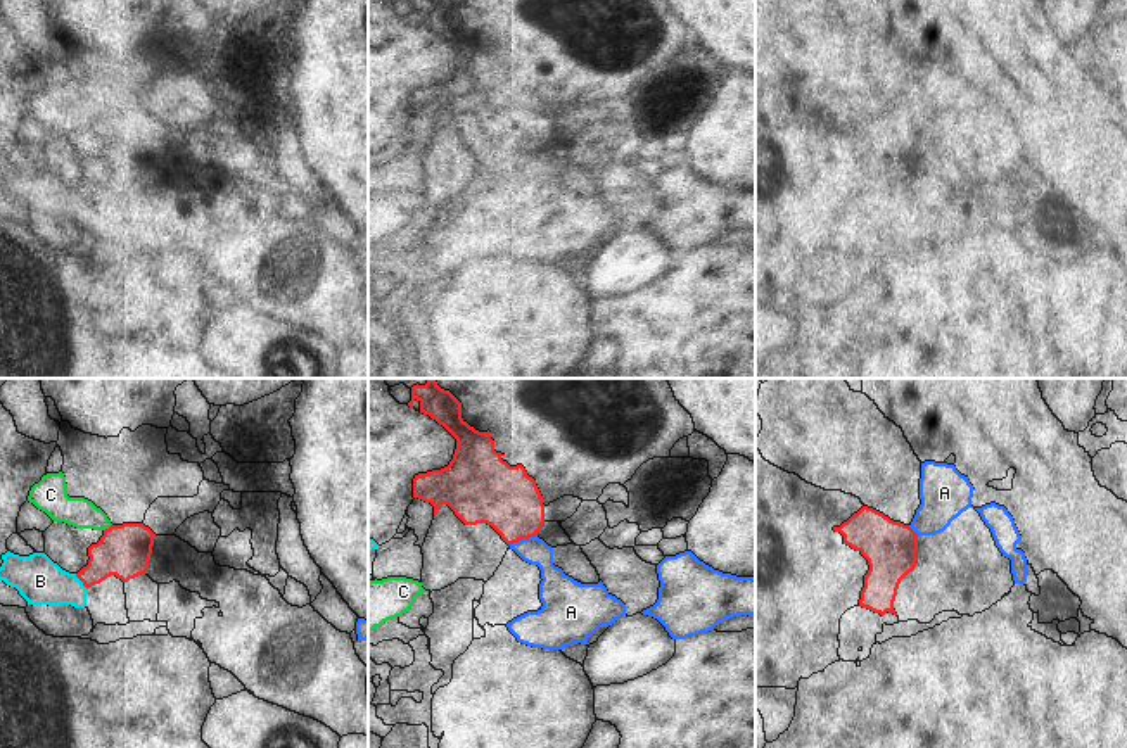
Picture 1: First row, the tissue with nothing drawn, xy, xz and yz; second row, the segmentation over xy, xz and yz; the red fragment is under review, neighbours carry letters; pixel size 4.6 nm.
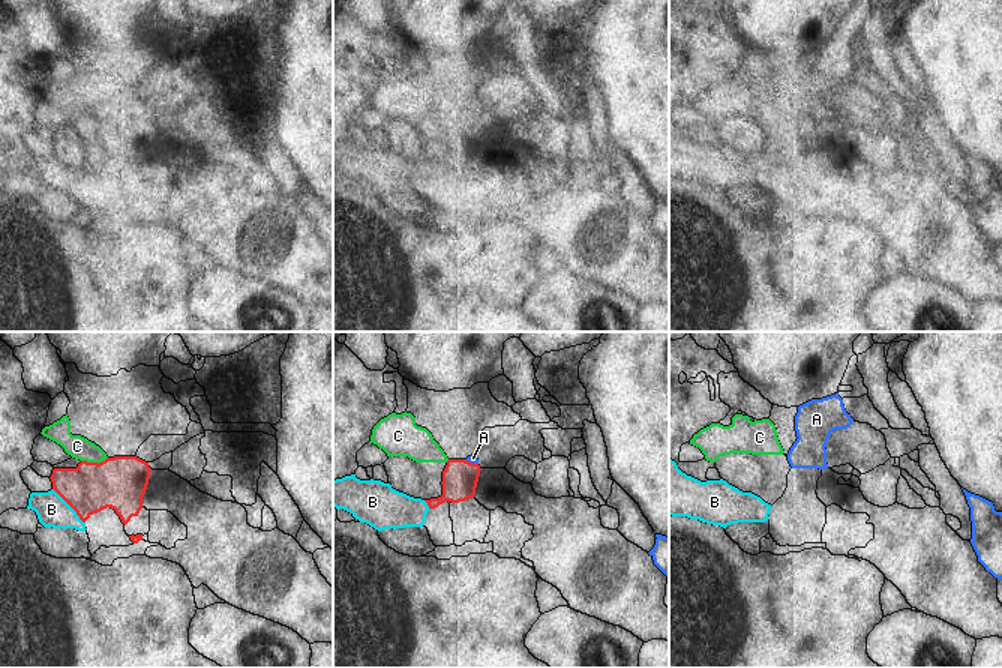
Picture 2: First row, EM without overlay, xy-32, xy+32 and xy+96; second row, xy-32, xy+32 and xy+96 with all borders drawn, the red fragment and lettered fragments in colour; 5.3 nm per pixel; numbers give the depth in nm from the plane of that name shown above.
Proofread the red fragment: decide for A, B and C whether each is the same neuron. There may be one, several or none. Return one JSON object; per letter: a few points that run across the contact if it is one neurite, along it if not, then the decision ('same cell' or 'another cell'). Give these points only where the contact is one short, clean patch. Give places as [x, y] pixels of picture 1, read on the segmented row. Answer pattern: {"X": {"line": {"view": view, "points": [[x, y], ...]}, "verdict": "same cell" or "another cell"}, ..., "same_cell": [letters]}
{"A": {"line": {"view": "xz", "points": [[536, 534], [509, 545]]}, "verdict": "another cell"}, "B": {"line": {"view": "xy", "points": [[75, 574], [85, 588]]}, "verdict": "another cell"}, "C": {"line": {"view": "xy", "points": [[111, 524], [104, 531]]}, "verdict": "another cell"}, "same_cell": []}

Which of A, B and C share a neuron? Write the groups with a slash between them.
A / B / C

